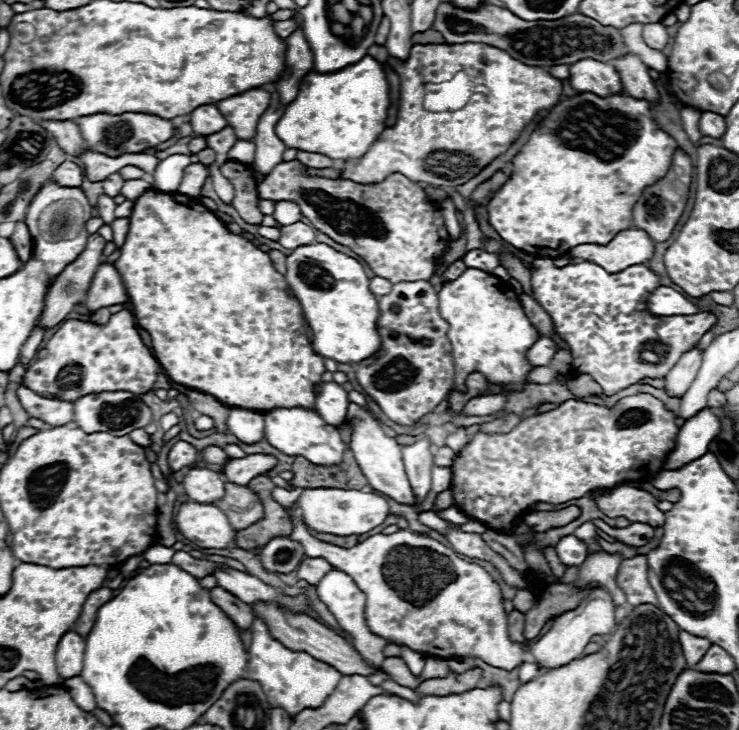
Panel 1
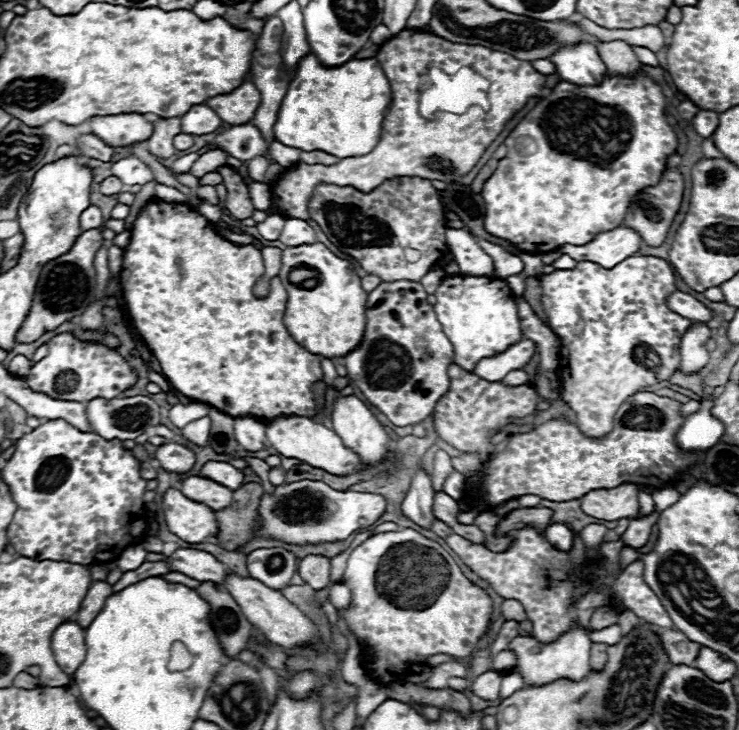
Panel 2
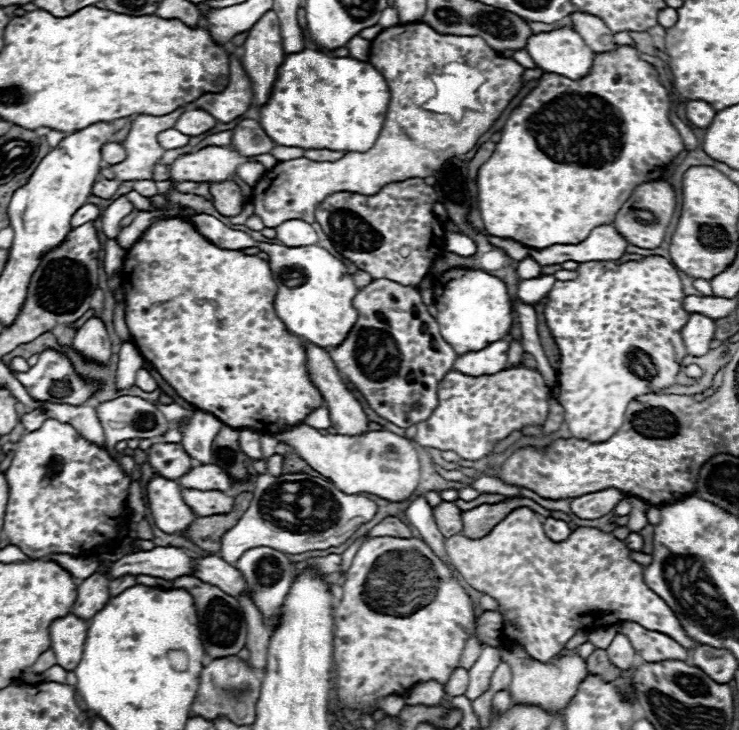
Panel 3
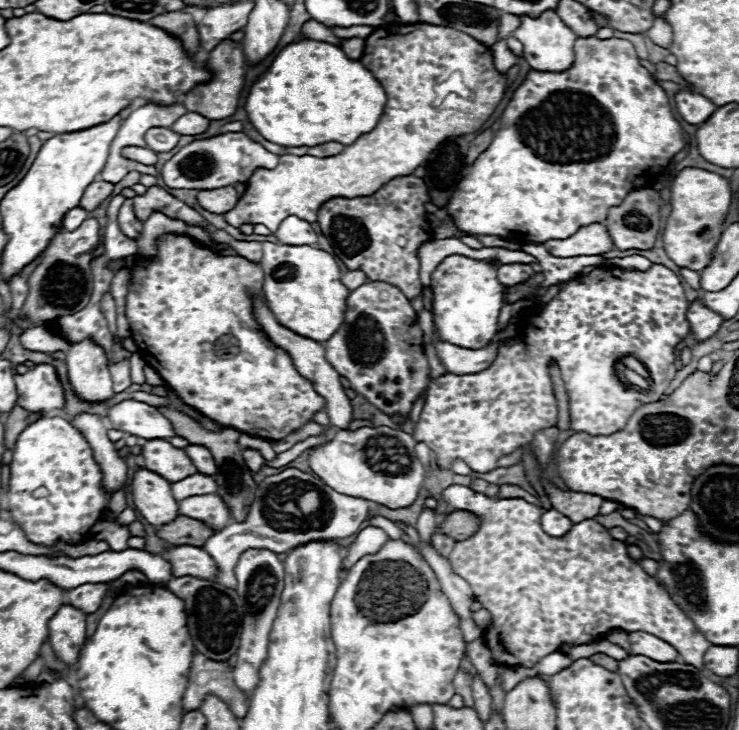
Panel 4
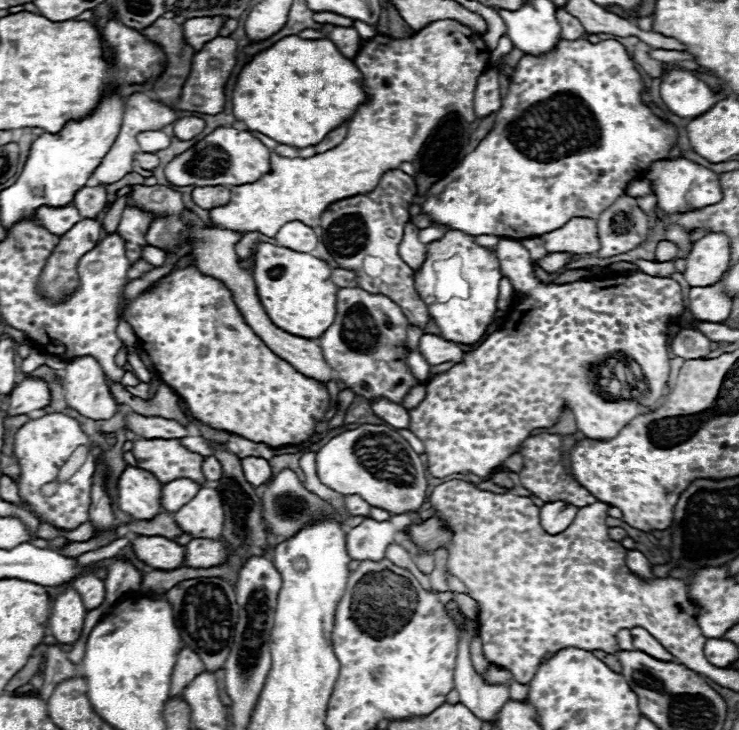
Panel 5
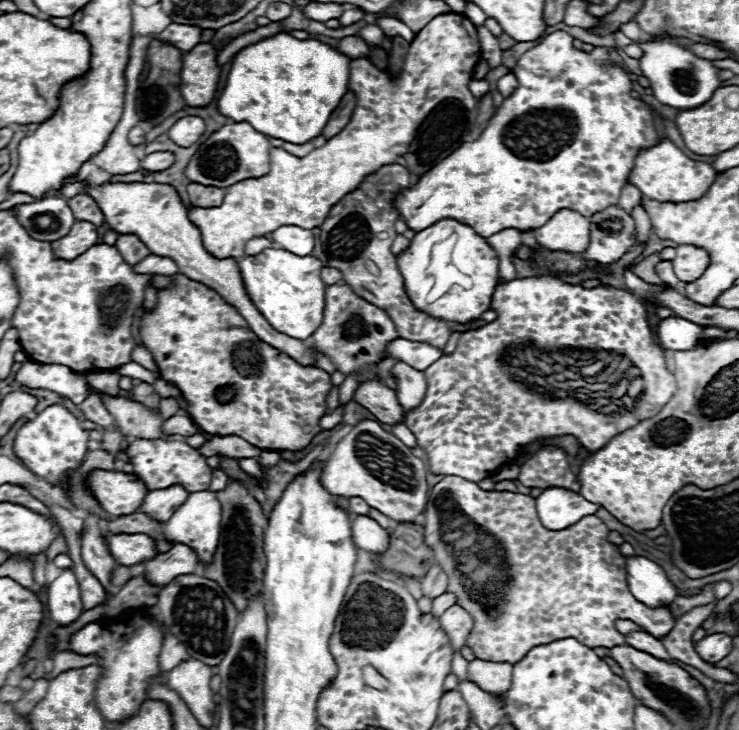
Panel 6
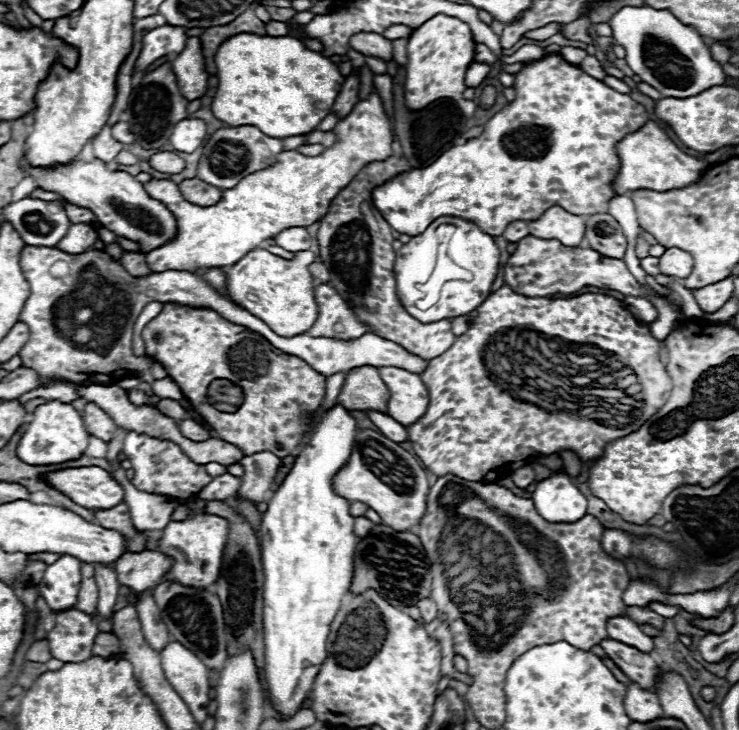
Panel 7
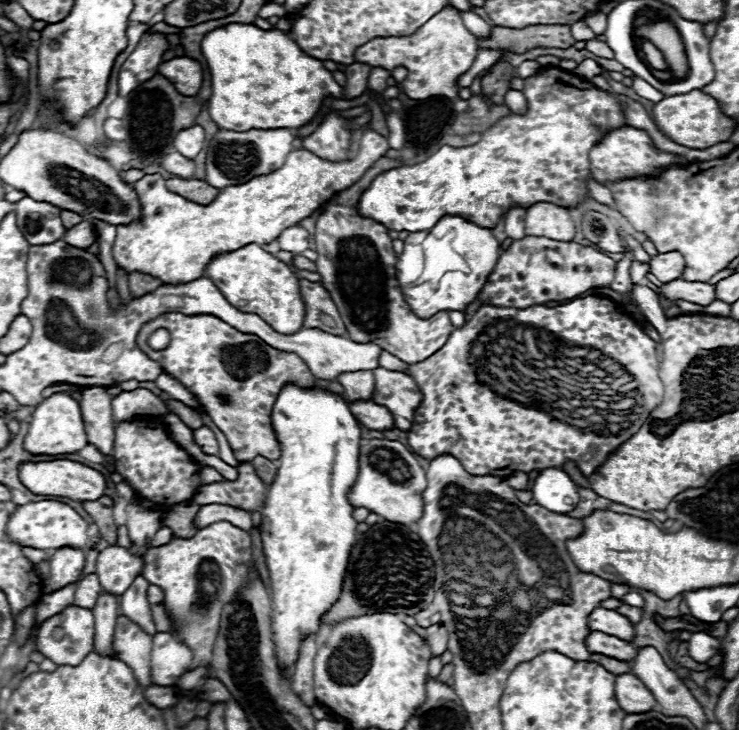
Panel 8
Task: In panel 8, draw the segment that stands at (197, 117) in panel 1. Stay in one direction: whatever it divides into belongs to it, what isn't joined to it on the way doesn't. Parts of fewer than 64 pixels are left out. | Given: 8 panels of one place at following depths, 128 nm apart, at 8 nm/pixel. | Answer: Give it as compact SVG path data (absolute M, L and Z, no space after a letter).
M196 124L196 126L192 126L188 130L182 130L182 132L176 134L174 148L176 148L178 154L182 154L182 156L186 156L186 158L192 160L202 150L204 140L206 140L204 138L204 128Z

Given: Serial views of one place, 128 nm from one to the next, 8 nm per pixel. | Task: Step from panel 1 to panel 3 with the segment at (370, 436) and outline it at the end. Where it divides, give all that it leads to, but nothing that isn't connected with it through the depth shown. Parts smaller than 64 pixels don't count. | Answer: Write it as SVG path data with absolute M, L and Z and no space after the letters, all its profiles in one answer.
M304 344L304 346L306 346L306 366L308 366L308 372L310 372L310 380L322 392L324 404L330 410L332 428L336 428L336 432L344 434L344 436L354 436L354 434L366 432L368 430L368 418L366 418L364 410L362 410L360 402L354 398L354 394L342 382L342 376L338 372L338 368L334 366L330 354L324 348L318 348L314 344Z

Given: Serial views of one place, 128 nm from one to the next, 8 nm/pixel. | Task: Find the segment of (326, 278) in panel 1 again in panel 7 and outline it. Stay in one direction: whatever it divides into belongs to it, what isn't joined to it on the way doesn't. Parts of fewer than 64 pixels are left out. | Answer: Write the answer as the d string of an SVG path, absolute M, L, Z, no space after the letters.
M254 248L236 264L224 268L226 292L250 314L264 320L278 336L298 336L306 332L318 316L318 306L314 302L314 278L308 272L308 264L316 261L318 256L310 250L298 252L294 260L284 260L268 250Z

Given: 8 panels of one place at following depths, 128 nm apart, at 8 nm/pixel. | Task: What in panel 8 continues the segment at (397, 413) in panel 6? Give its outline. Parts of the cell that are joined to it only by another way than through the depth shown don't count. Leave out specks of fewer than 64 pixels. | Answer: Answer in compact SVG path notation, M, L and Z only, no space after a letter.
M358 370L358 372L344 372L336 378L344 388L344 398L348 402L354 400L370 400L374 392L374 374L372 370Z

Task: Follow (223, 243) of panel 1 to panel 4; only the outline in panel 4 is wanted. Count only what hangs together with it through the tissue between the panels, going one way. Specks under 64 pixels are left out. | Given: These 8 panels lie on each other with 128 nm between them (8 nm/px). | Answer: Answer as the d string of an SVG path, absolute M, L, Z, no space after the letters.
M162 234L162 236L158 236L158 256L154 260L142 258L132 266L132 280L130 280L130 290L128 290L128 296L126 296L126 318L130 322L132 338L138 344L138 354L146 360L148 366L152 366L168 382L168 386L182 398L182 402L196 408L202 416L214 420L216 424L220 424L224 428L234 428L234 430L250 434L250 436L258 436L258 438L276 442L276 440L282 440L288 434L300 430L308 422L312 422L312 416L316 412L324 410L326 400L314 390L314 386L306 378L302 378L296 372L296 366L292 364L292 358L282 348L276 348L270 342L270 338L264 334L264 330L258 326L258 322L254 320L254 316L252 316L252 300L250 300L248 292L262 294L262 282L264 282L262 268L258 264L252 264L250 260L246 260L242 256L220 256L214 250L200 248L198 244L194 244L194 240L190 236Z

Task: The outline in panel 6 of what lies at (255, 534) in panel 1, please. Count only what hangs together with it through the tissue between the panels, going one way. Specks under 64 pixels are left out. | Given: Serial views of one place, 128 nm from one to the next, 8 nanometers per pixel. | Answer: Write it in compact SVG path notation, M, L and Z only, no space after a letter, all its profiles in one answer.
M132 512L132 514L118 516L114 520L108 520L108 530L112 534L146 534L156 542L158 552L168 552L172 548L172 544L164 540L160 528L162 528L162 524L158 524L156 520L150 520L142 512Z

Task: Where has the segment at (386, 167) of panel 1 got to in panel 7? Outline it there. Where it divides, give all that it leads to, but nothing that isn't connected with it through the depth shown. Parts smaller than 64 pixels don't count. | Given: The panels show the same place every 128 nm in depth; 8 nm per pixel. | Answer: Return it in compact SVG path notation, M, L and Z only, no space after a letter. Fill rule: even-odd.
M438 14L416 28L407 44L408 62L405 67L405 103L410 110L420 110L438 98L452 98L464 112L466 118L476 114L478 104L464 100L462 92L466 90L464 76L468 66L474 62L474 36L466 22ZM378 96L358 102L352 112L336 124L336 130L338 144L326 148L320 156L304 156L294 150L284 150L278 154L276 166L242 178L234 188L224 190L214 206L192 204L182 198L174 182L152 178L144 188L174 214L176 238L150 252L144 252L140 244L126 238L116 238L116 242L126 252L142 252L152 272L164 272L170 268L206 272L216 266L222 268L238 262L246 252L258 248L260 242L282 232L282 228L292 228L294 224L310 226L328 212L334 196L346 188L366 164L392 156L392 126Z

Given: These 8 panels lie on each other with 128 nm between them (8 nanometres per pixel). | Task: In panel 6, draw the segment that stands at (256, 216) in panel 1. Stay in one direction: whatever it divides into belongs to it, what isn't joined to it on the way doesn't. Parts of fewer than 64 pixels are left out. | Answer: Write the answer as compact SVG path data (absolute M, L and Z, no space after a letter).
M188 184L188 196L190 196L190 204L192 206L200 206L200 208L210 208L210 206L220 206L224 200L226 190L224 188L216 188L216 186L202 186L202 184Z

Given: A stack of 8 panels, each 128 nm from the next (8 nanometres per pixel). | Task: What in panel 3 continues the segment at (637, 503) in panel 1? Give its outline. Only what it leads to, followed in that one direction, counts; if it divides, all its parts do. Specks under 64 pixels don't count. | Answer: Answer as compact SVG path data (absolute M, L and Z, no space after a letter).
M614 488L598 490L598 492L592 492L592 494L584 494L584 496L574 498L570 502L570 510L576 518L594 520L594 518L600 518L600 516L612 512L616 502L622 500L622 498L626 498L626 494L622 494Z

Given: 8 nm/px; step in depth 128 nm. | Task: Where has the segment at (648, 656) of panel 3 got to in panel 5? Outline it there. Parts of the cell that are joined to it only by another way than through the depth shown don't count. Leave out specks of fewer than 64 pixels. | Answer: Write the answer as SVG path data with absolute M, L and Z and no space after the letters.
M632 628L630 634L632 634L632 642L634 642L634 648L636 648L636 650L642 650L642 652L646 652L646 654L658 658L658 660L666 660L666 662L674 662L674 660L676 660L676 658L674 658L654 636L650 636L644 628Z

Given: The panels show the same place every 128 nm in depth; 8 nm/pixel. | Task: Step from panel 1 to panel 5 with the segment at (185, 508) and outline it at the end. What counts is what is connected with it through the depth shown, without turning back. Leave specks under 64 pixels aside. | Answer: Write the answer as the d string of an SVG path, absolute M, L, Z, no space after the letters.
M128 466L118 478L118 508L138 520L160 514L162 484L146 470Z

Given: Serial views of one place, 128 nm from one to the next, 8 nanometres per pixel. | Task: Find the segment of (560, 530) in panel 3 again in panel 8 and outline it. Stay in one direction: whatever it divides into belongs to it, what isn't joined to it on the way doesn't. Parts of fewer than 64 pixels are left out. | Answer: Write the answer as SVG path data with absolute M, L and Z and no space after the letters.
M558 468L542 470L532 484L532 494L536 504L558 514L572 510L580 500L578 486L564 470Z

